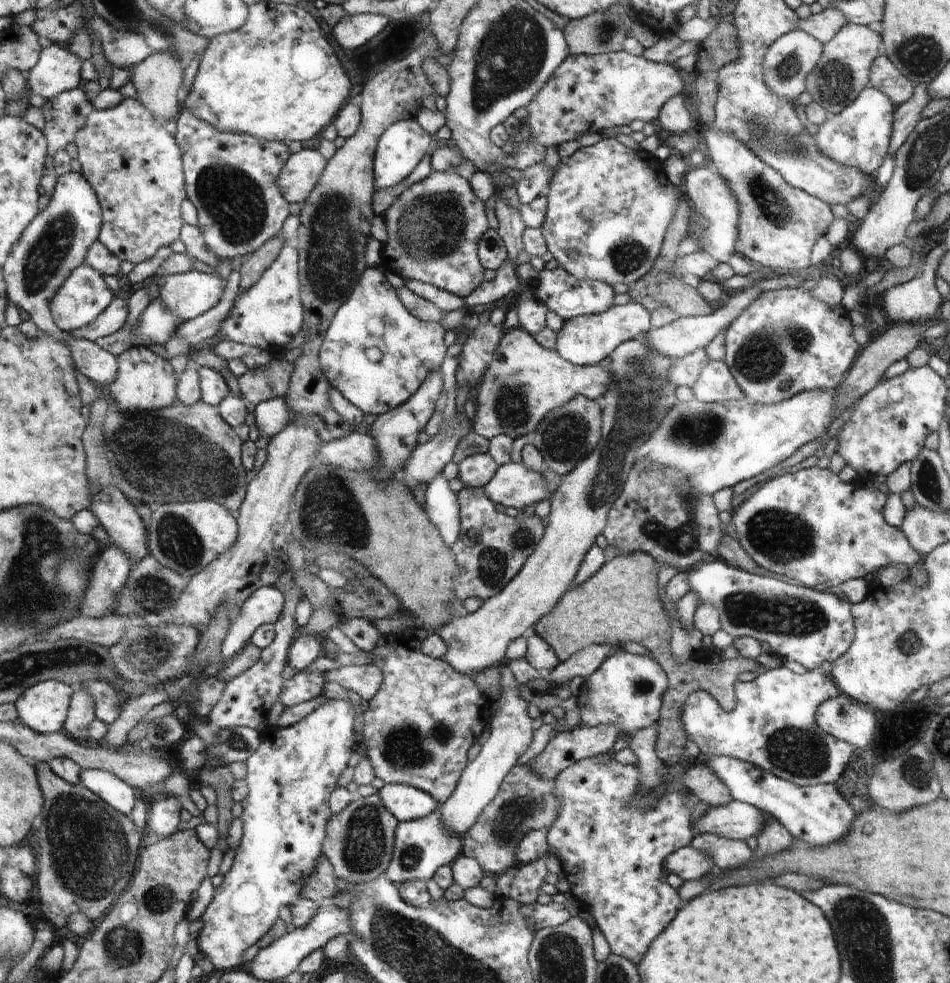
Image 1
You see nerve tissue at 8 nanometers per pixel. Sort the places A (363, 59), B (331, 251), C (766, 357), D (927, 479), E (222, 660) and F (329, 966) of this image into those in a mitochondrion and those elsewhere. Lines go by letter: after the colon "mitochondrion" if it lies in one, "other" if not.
A: other
B: mitochondrion
C: mitochondrion
D: mitochondrion
E: other
F: other

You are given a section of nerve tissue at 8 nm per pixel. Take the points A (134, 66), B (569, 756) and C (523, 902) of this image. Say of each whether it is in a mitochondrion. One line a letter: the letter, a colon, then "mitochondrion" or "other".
A: other
B: other
C: other

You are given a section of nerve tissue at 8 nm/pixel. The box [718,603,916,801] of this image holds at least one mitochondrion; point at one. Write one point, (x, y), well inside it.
(796, 751)

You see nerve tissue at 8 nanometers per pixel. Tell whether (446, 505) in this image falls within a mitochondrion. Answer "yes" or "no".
no

